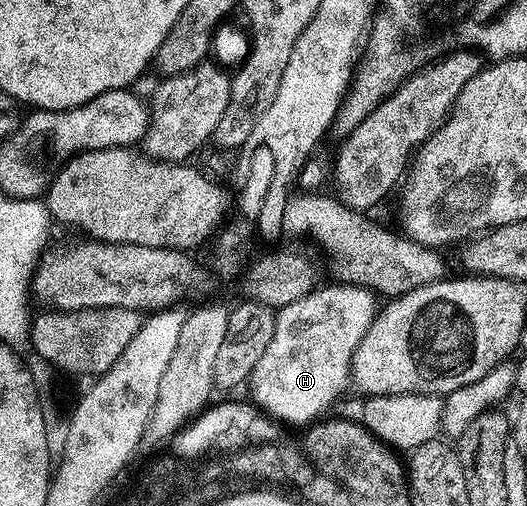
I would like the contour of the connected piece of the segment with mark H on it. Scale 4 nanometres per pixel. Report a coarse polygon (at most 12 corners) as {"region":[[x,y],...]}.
{"region":[[318,286],[277,311],[252,402],[320,420],[379,299]]}

